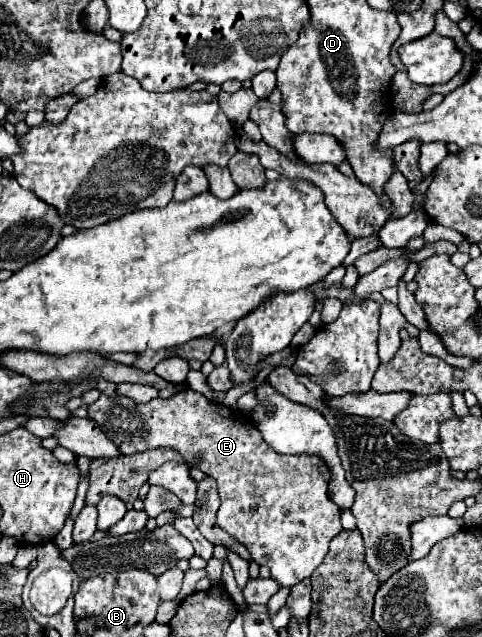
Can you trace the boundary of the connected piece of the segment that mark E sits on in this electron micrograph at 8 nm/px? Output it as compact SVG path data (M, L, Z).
M183 389L169 399L153 399L151 403L137 405L129 397L121 395L101 395L89 407L89 417L105 431L105 435L117 445L121 455L133 455L149 449L175 449L181 453L189 469L201 469L205 475L217 481L217 491L221 497L221 507L217 511L217 525L241 541L255 563L267 565L271 569L273 579L279 585L293 587L303 579L311 577L311 573L323 563L329 541L343 531L339 521L339 507L329 499L329 469L317 455L295 455L287 457L273 451L263 439L257 427L249 423L247 415L241 415L235 409L229 409L221 403L211 403L201 393L191 389Z

